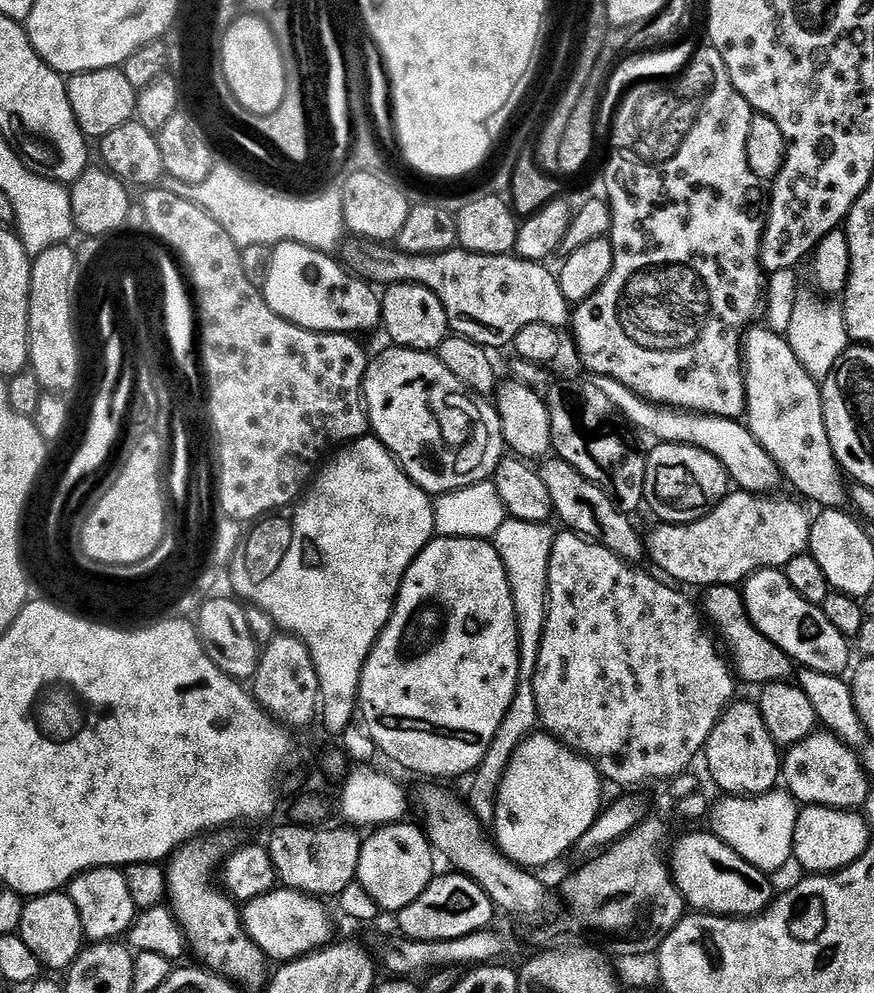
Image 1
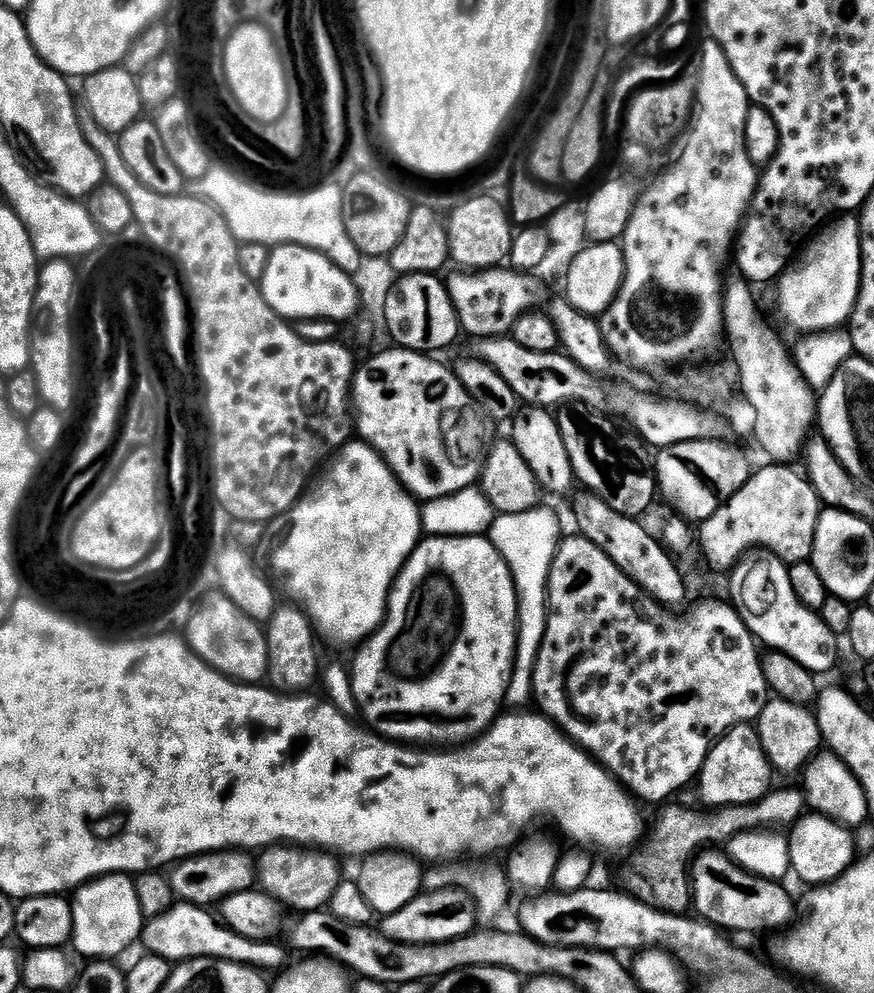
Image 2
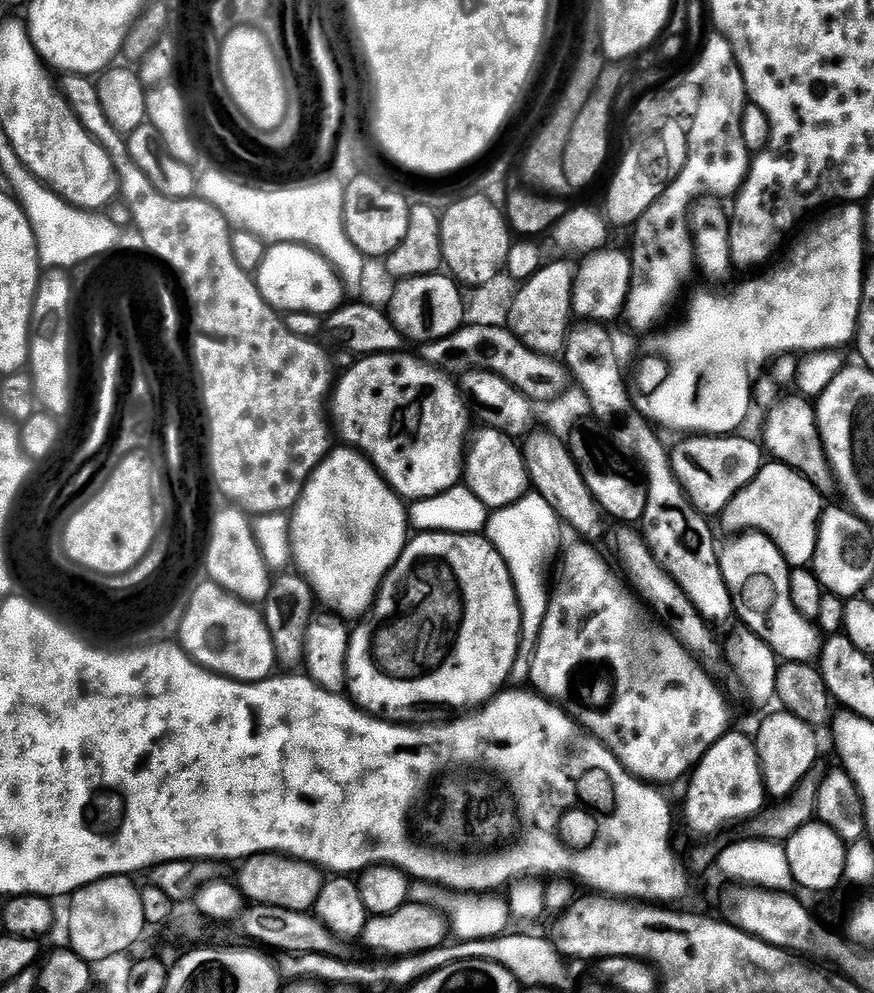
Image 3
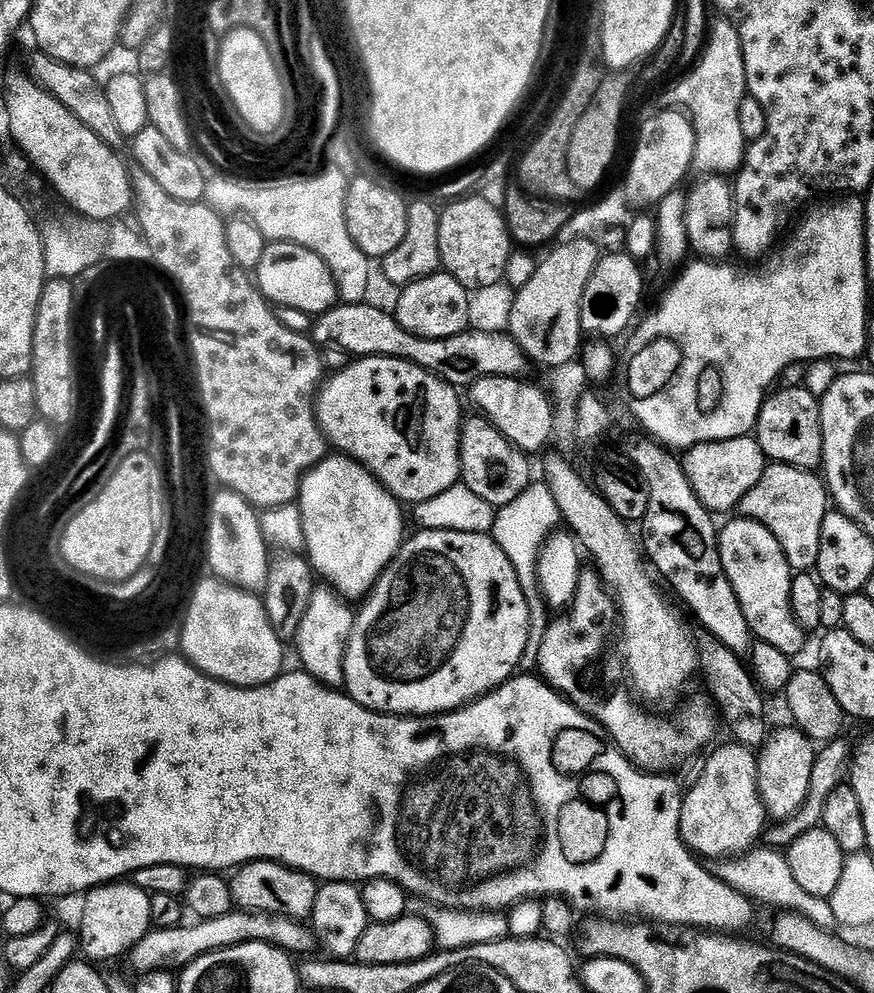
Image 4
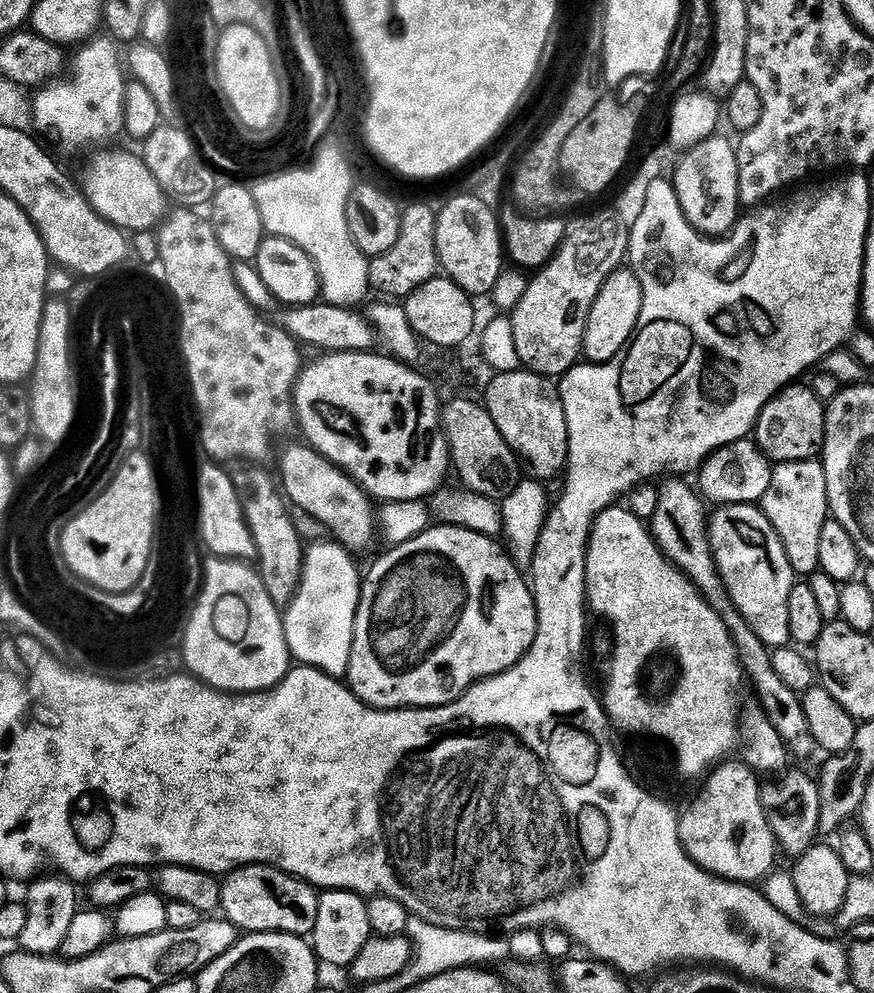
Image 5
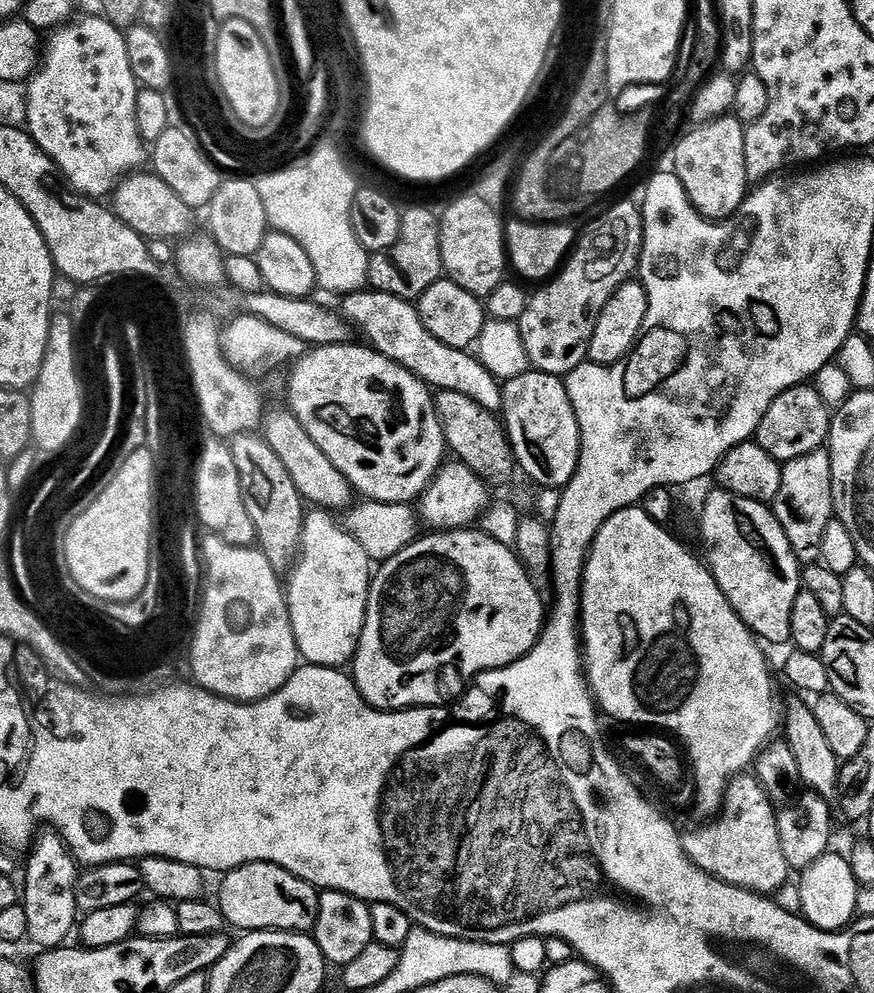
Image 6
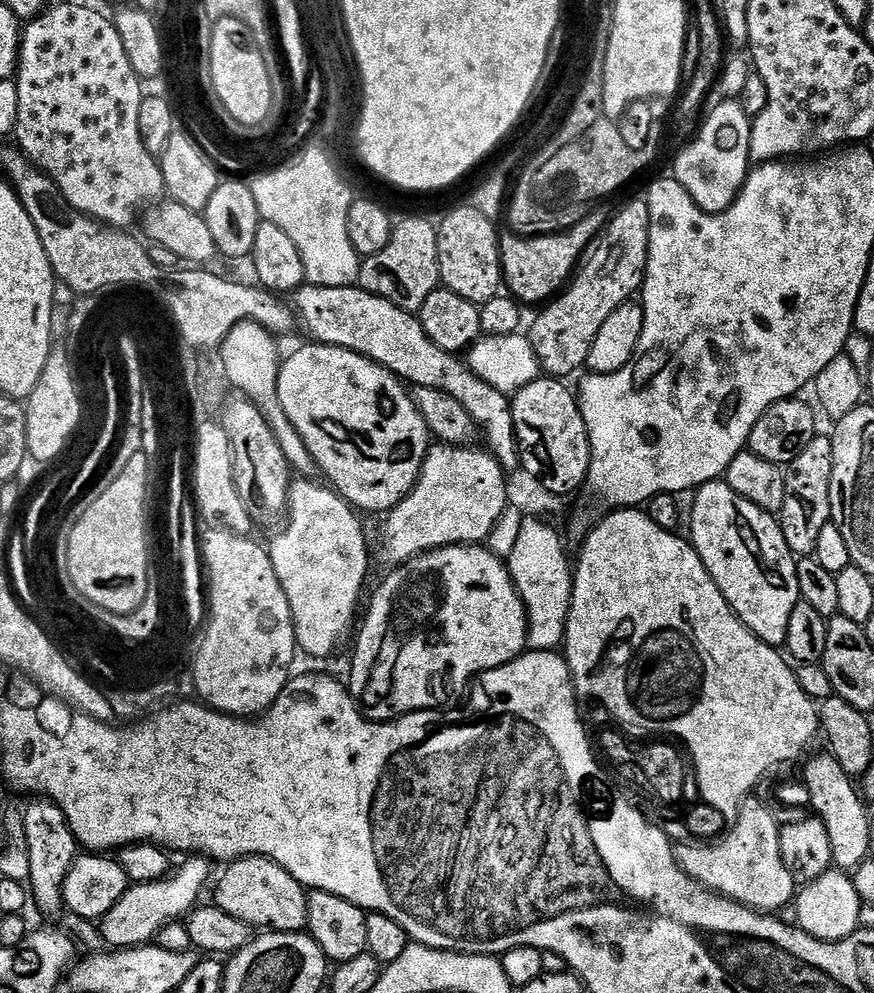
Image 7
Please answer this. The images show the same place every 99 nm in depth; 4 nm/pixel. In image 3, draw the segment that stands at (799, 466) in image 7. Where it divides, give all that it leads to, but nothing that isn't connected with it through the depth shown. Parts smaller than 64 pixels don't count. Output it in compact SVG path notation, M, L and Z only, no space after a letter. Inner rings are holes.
M768 462L719 513L718 520L731 534L761 532L769 536L792 568L808 568L816 553L822 515L822 493L801 472L779 462Z

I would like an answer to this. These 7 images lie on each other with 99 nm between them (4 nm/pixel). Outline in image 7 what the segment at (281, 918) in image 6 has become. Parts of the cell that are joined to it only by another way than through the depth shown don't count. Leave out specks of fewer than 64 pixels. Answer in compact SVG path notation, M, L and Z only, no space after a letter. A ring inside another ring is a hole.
M246 856L227 865L224 877L216 888L215 907L226 910L234 918L246 922L253 930L274 932L304 932L310 919L310 896L304 885L298 883L281 864L275 864L267 856Z

